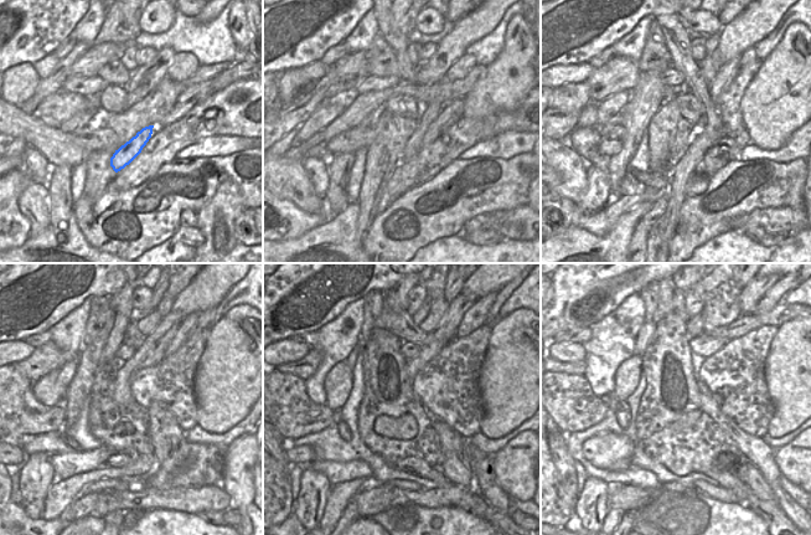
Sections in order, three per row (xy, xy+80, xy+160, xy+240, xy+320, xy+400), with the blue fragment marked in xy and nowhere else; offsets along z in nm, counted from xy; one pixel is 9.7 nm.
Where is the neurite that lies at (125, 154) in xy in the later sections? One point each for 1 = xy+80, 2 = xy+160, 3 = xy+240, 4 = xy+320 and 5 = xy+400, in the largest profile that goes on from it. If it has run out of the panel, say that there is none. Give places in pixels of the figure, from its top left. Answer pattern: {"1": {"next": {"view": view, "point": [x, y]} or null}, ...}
{"1": {"next": {"view": "xy+80", "point": [433, 108]}}, "2": {"next": {"view": "xy+160", "point": [724, 76]}}, "3": {"next": {"view": "xy+240", "point": [189, 325]}}, "4": {"next": {"view": "xy+320", "point": [476, 315]}}, "5": {"next": {"view": "xy+400", "point": [780, 288]}}}

